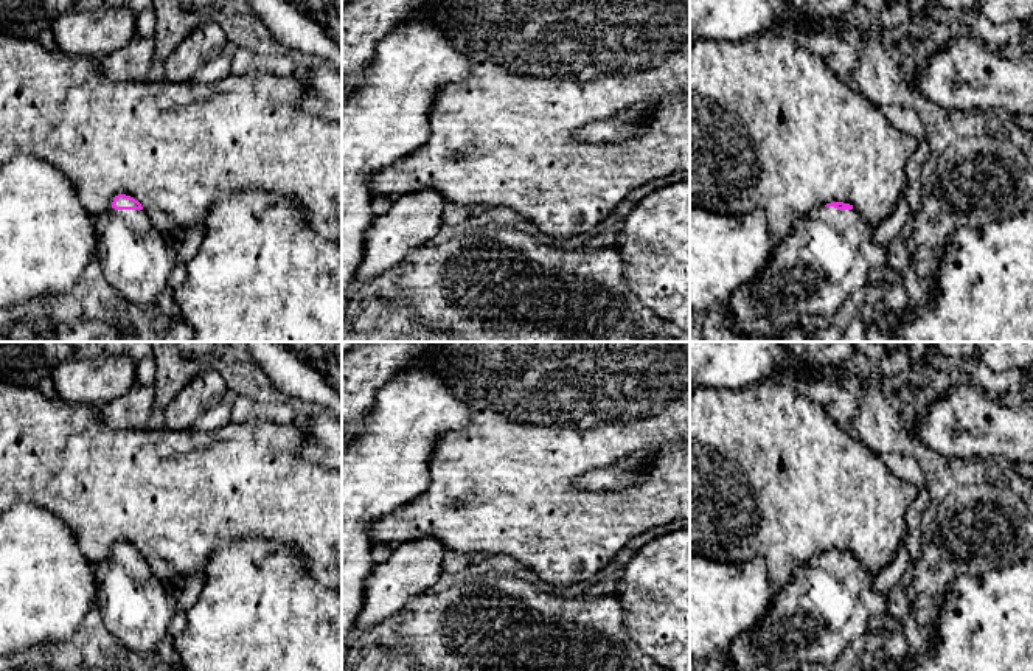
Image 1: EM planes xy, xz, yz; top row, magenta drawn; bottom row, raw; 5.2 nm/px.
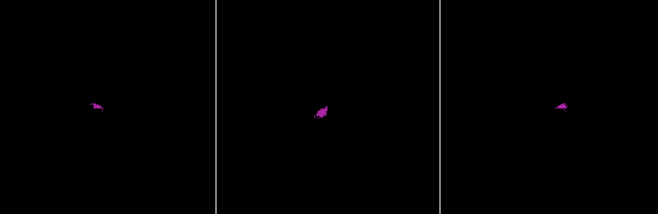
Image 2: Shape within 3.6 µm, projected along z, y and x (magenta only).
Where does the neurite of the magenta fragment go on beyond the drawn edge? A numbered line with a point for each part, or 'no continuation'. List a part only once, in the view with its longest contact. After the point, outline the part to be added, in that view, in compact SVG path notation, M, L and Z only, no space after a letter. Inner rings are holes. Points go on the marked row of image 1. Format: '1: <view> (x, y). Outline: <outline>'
1: xy (135, 258). Outline: M109 208L93 217L96 259L110 287L126 301L157 312L157 297L166 290L177 264L177 250L149 221L144 210Z

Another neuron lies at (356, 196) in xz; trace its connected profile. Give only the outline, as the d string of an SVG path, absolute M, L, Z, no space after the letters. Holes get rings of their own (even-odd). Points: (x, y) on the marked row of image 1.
M424 8L376 45L376 56L359 87L342 106L342 320L365 253L365 235L377 217L371 210L370 177L427 141L438 90L469 73L468 57L435 23L432 9Z

